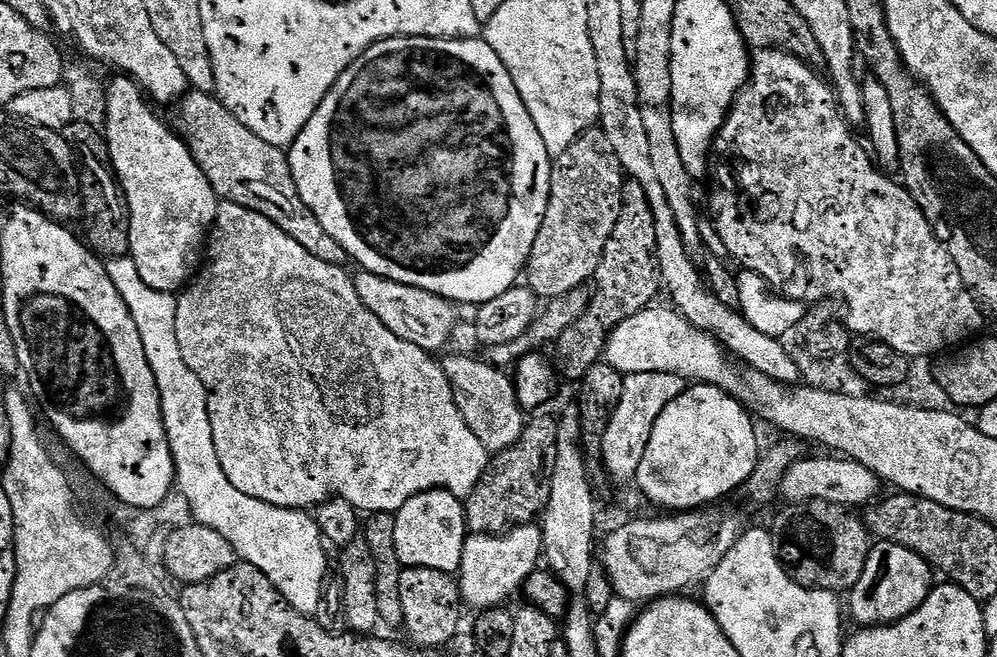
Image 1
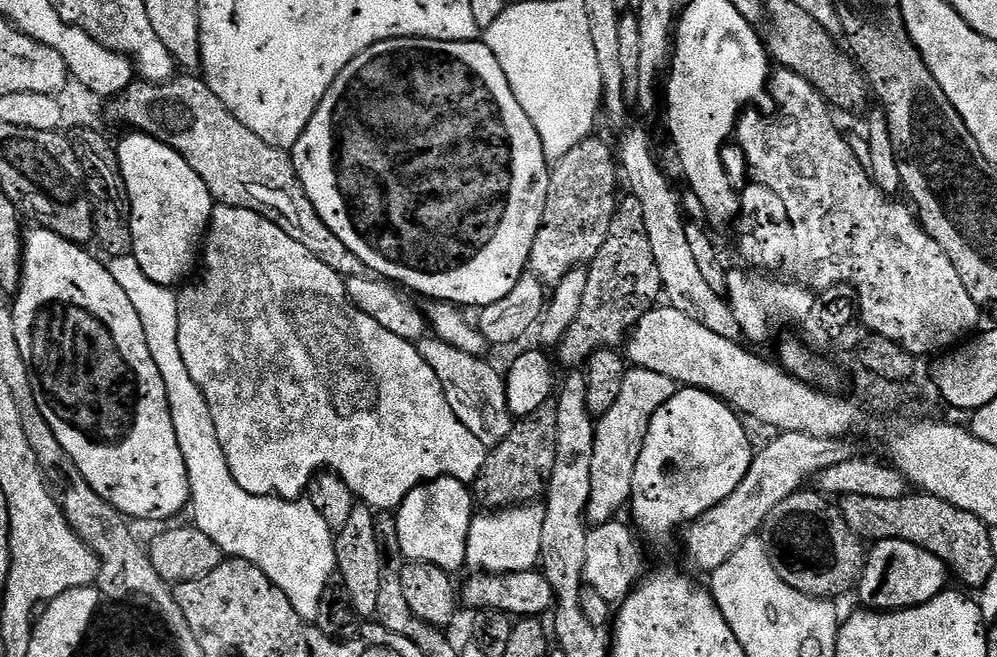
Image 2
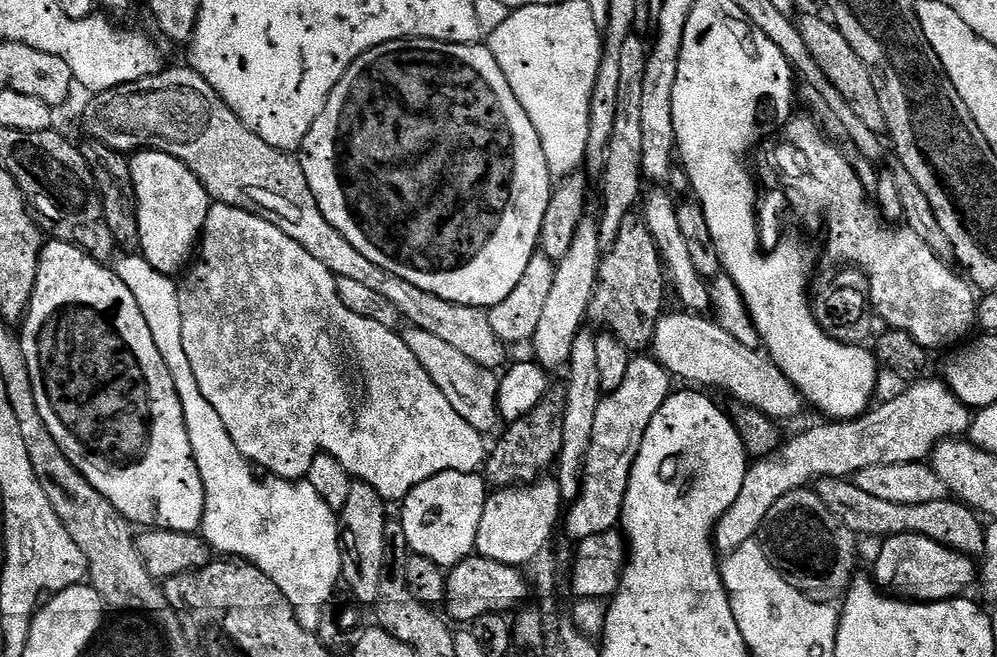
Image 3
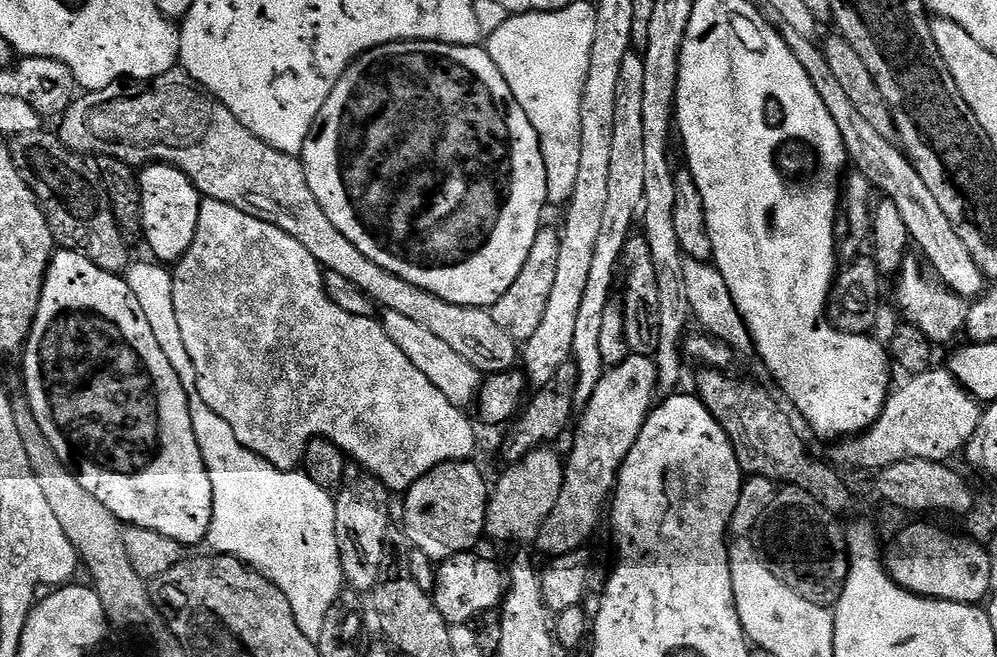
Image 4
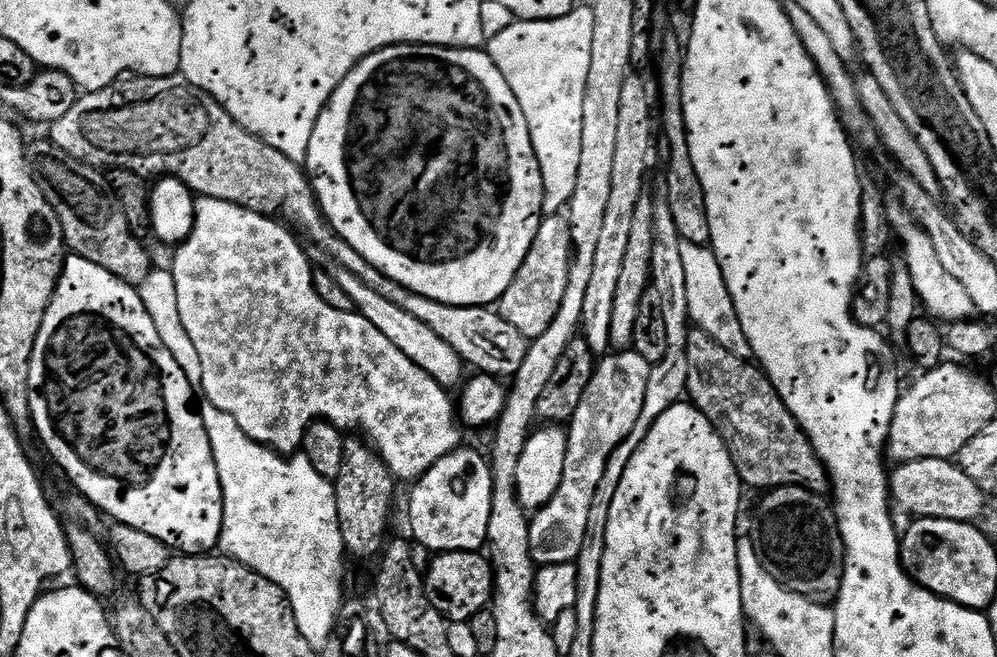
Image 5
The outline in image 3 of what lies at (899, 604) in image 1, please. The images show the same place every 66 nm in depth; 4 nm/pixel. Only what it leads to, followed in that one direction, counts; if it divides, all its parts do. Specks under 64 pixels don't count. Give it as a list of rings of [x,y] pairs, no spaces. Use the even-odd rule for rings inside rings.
[[[898,534],[887,537],[883,541],[880,553],[876,556],[876,576],[874,580],[885,593],[909,602],[935,602],[937,600],[955,600],[963,597],[968,587],[978,580],[978,564],[973,557],[963,556],[960,552],[950,550],[934,538],[926,538],[922,534]]]

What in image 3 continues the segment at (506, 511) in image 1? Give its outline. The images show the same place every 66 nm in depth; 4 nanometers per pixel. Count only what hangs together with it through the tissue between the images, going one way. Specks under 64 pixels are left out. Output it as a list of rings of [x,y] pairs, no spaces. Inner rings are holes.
[[[549,387],[548,393],[518,422],[503,429],[504,437],[496,444],[496,449],[486,456],[486,480],[493,489],[514,488],[521,484],[531,484],[543,477],[544,472],[553,467],[562,450],[562,421],[566,419],[567,387]]]

